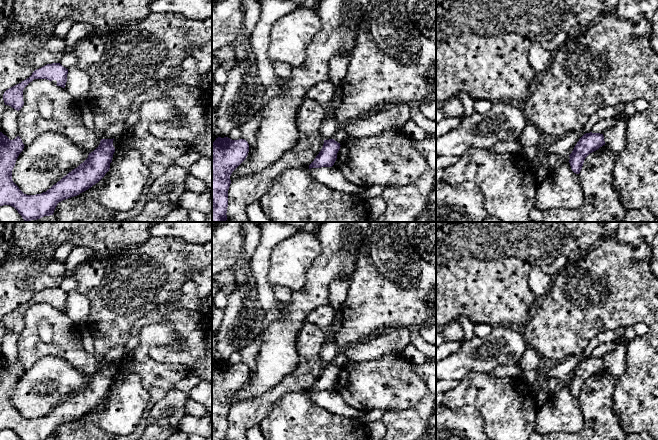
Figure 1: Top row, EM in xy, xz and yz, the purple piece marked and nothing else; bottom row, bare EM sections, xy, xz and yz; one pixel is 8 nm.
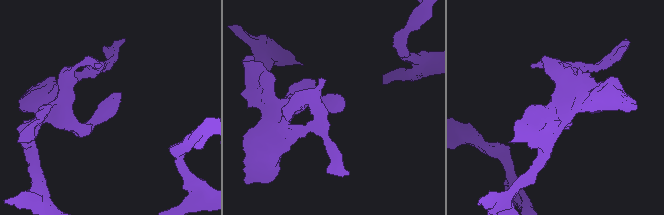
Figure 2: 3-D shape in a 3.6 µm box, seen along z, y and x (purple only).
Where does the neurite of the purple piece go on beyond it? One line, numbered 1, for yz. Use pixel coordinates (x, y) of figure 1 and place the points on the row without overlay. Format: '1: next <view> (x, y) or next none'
1: next none

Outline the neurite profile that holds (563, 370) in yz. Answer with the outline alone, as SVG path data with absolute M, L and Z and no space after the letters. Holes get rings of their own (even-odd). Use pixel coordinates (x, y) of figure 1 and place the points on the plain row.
M583 353L568 356L555 366L543 369L543 374L547 378L555 377L560 381L570 379L575 369L584 358L585 356Z

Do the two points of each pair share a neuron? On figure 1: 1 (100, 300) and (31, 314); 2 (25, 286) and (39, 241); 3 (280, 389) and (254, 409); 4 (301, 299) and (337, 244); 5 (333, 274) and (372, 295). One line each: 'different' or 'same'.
1: different
2: different
3: same
4: same
5: different

